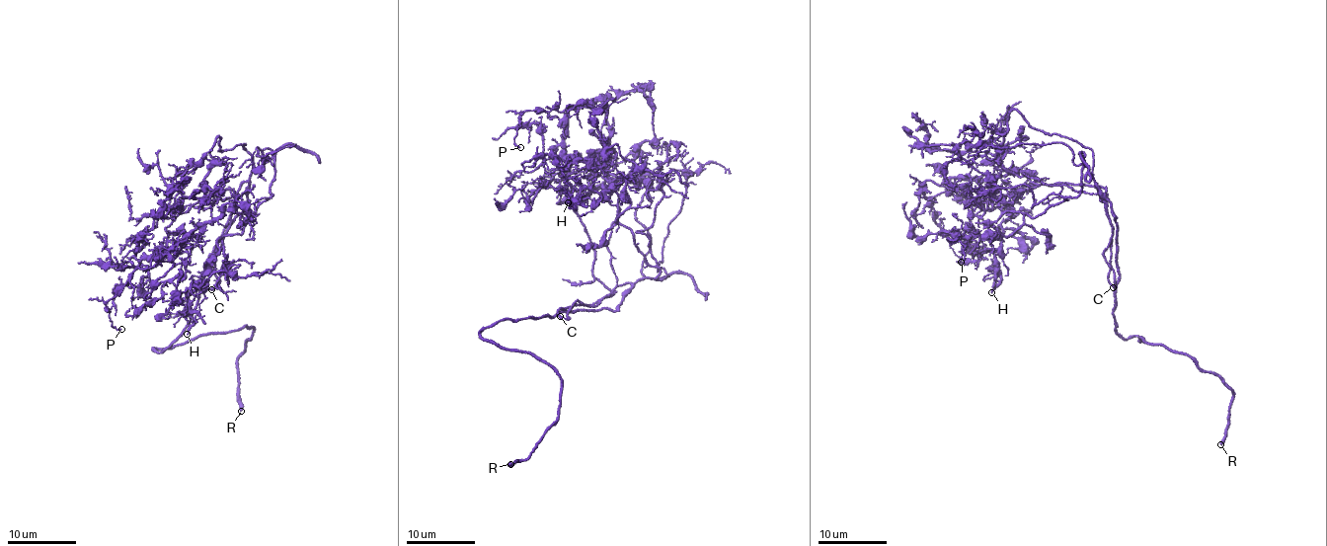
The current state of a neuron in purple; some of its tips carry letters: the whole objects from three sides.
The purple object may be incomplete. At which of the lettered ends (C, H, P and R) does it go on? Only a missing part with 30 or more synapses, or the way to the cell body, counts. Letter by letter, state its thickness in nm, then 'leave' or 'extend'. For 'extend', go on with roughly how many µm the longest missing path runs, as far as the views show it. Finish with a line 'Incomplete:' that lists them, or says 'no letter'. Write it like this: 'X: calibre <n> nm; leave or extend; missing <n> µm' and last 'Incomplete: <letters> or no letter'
C: calibre 220 nm; leave
H: calibre 190 nm; leave
P: calibre 130 nm; leave
R: calibre 400 nm; extend; missing 4 µm
Incomplete: R

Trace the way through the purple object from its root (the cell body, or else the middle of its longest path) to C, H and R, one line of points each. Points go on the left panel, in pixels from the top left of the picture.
C: (230, 212), (226, 235), (214, 247), (207, 287), (211, 289)
H: (230, 212), (272, 159), (273, 194), (216, 242), (207, 284), (188, 293), (187, 334)
R: (230, 212), (189, 326), (161, 351), (153, 349), (252, 326), (254, 335), (238, 359), (241, 411)

